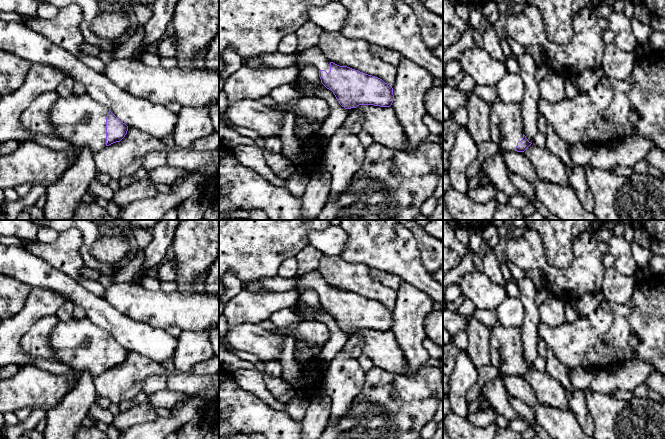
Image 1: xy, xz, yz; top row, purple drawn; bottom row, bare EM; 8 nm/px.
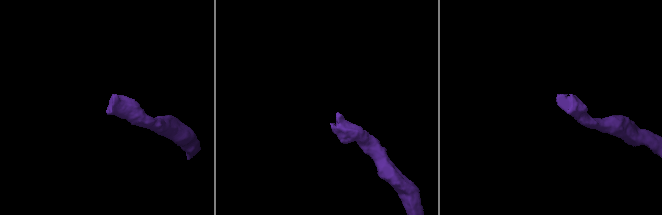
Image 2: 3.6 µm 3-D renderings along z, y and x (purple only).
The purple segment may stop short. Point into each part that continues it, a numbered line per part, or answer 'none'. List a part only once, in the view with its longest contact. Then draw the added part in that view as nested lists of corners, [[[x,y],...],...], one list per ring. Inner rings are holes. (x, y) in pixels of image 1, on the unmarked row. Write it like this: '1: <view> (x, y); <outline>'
1: xy (79, 343); [[[83,319],[59,321],[49,336],[58,361],[77,372],[89,371],[94,377],[106,371],[106,341],[110,334]]]

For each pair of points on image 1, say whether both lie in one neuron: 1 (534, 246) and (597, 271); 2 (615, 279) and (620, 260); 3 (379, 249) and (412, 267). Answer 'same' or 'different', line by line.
1: same
2: different
3: same

